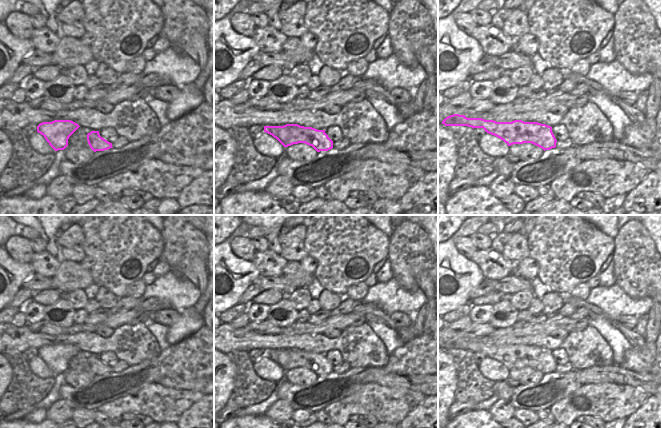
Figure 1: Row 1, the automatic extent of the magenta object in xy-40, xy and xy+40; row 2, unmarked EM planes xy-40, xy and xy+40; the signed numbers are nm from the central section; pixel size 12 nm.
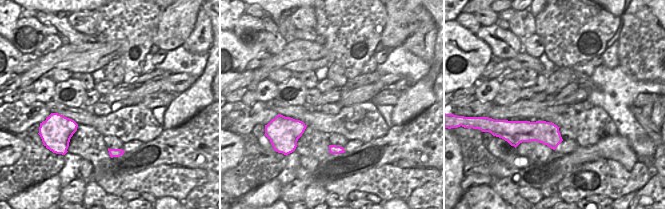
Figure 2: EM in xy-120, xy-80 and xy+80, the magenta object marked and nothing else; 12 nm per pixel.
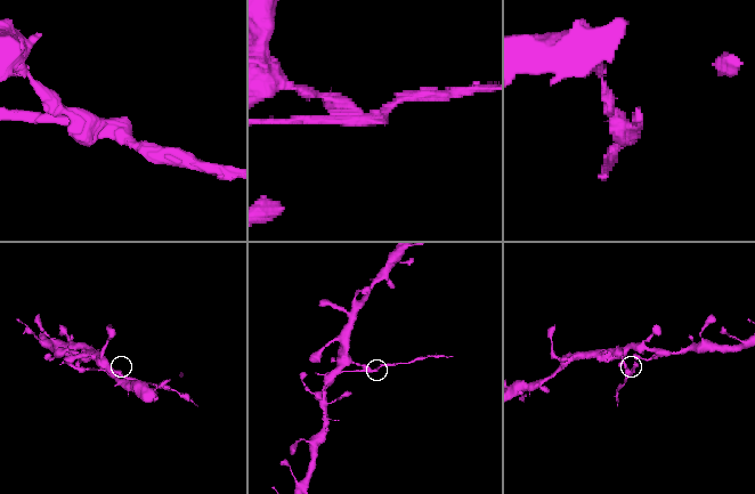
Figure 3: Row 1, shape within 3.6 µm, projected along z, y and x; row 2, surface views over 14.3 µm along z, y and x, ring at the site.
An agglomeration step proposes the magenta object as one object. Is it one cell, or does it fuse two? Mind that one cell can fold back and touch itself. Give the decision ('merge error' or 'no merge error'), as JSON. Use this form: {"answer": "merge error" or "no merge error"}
{"answer": "merge error"}

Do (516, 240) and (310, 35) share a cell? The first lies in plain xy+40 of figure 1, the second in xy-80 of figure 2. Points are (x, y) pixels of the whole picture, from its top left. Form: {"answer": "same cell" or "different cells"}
{"answer": "same cell"}

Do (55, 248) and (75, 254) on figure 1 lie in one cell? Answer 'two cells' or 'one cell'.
two cells

